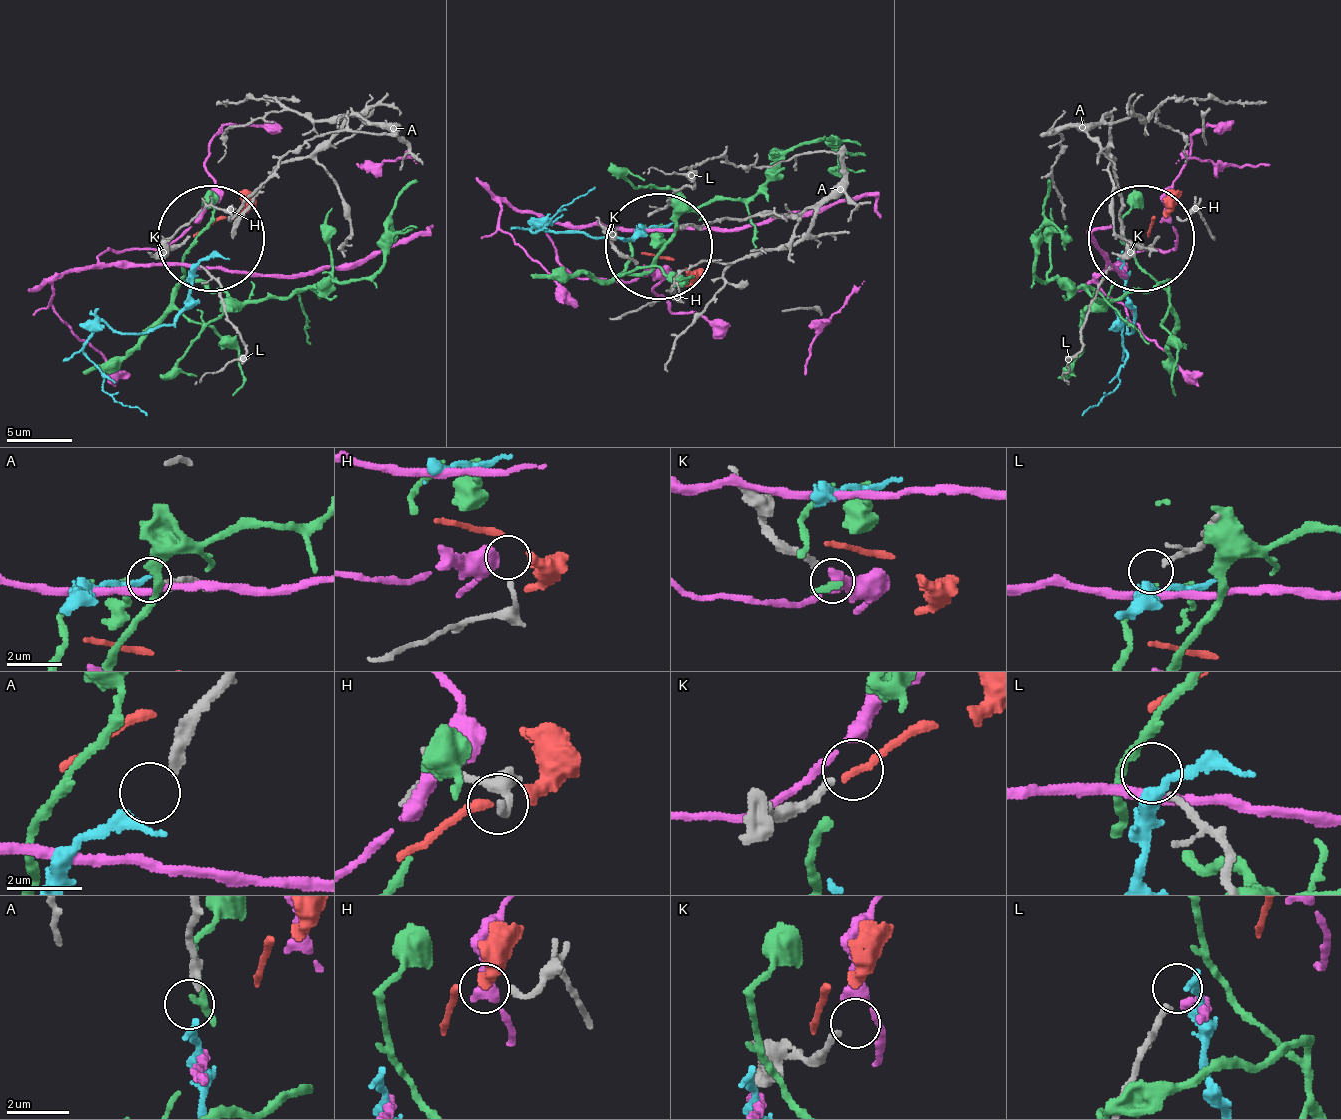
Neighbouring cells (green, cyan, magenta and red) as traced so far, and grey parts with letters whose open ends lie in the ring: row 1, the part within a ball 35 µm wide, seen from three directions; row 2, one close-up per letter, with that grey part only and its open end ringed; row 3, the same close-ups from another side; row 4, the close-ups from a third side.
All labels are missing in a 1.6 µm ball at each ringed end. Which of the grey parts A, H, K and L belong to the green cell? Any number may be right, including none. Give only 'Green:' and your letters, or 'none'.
Green: none

